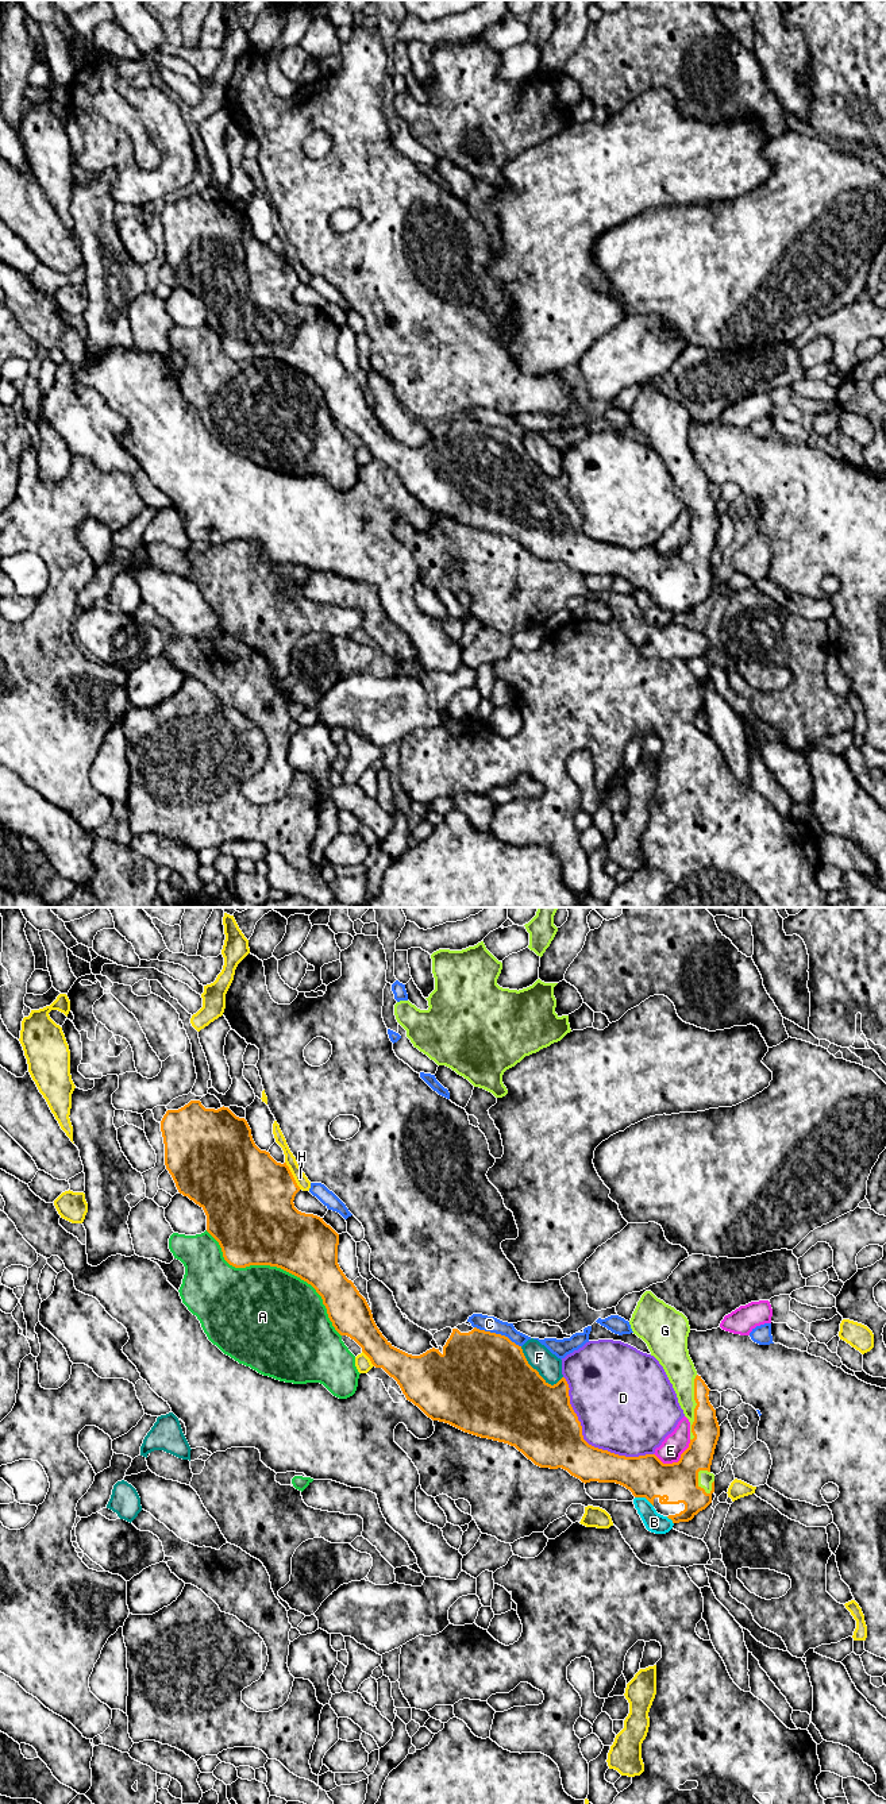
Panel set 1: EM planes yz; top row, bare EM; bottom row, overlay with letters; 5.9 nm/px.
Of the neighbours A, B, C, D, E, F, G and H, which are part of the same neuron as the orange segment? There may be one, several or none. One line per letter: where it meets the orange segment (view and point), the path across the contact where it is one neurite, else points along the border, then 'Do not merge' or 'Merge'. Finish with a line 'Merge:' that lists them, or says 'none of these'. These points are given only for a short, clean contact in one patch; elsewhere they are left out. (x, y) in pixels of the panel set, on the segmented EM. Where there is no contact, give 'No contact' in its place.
A: Touches orange at yz (278, 1267). Do not merge
B: Touches orange at yz (644, 1496). Do not merge
C: Touches orange at yz (497, 1334). Do not merge
D: Touches orange at yz (586, 1442). Do not merge
E: Touches orange at yz (675, 1463). Do not merge
F: Touches orange at yz (538, 1372). Do not merge
G: Touches orange at yz (696, 1407). Merge
H: Touches orange at yz (292, 1175). Do not merge
Merge: G

